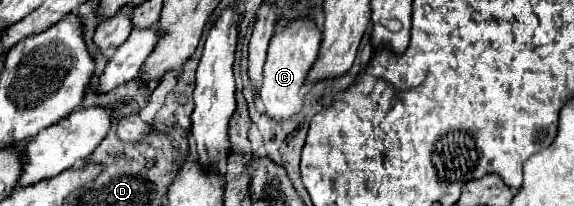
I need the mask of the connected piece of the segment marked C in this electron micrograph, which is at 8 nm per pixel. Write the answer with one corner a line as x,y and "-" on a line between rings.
300,19
294,21
286,27
282,27
270,41
266,63
264,63
264,79
262,79
262,89
260,97
266,107
266,115
274,119
276,123
288,121
290,117
298,115
304,109
304,97
310,85
306,85
308,73
316,63
318,51
320,51
320,41
322,33
318,31
316,23
310,19

